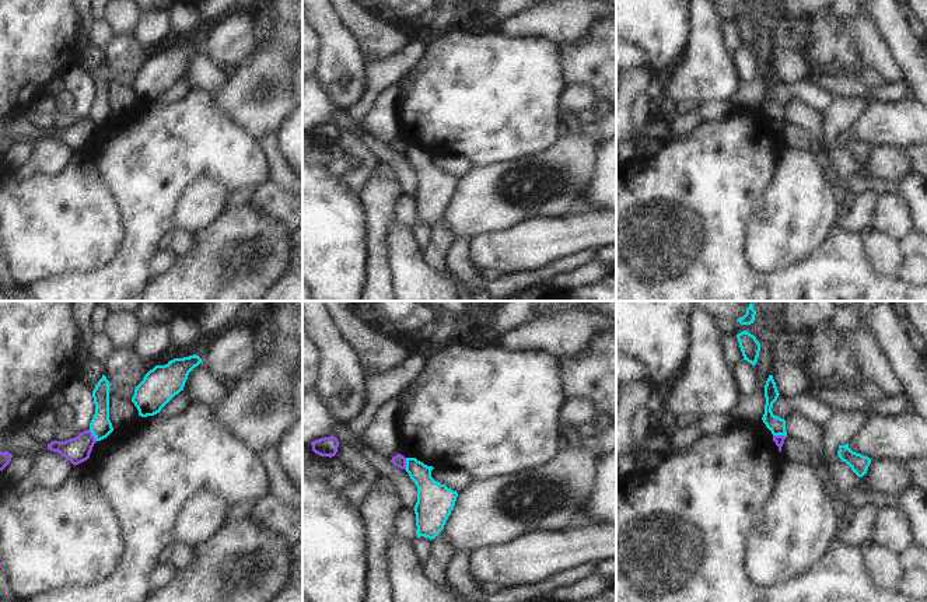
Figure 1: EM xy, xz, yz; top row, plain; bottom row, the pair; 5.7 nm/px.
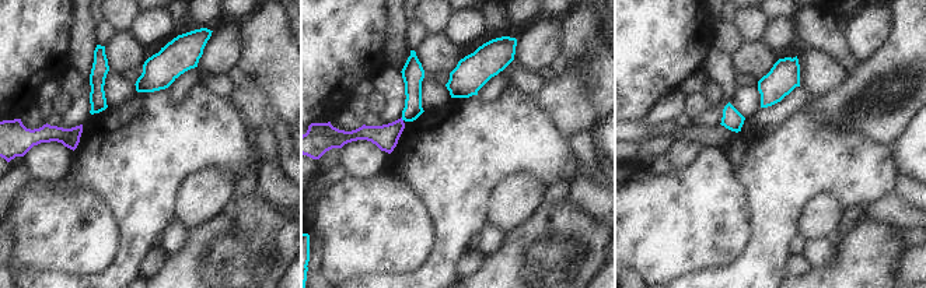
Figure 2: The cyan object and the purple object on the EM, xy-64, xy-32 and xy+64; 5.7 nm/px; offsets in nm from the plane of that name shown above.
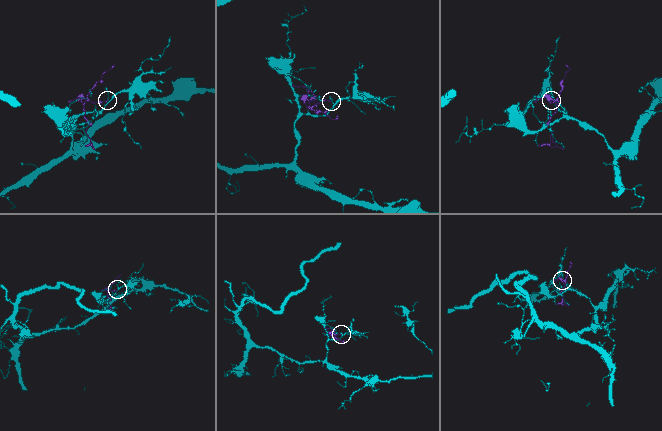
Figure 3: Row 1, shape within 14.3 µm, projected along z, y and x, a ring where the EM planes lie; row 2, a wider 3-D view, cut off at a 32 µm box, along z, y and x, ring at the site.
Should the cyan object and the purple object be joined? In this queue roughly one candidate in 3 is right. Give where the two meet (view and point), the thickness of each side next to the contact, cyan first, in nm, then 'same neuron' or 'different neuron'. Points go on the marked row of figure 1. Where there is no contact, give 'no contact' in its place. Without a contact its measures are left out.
contact xz (406, 464); calibres 190 and 70 nm; different neuron

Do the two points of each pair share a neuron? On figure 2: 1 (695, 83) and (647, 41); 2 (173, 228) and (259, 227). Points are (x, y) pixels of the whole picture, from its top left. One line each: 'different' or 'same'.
1: different
2: different

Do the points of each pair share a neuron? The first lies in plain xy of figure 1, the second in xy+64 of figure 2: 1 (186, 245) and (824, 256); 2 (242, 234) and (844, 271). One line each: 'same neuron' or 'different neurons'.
1: same neuron
2: same neuron

